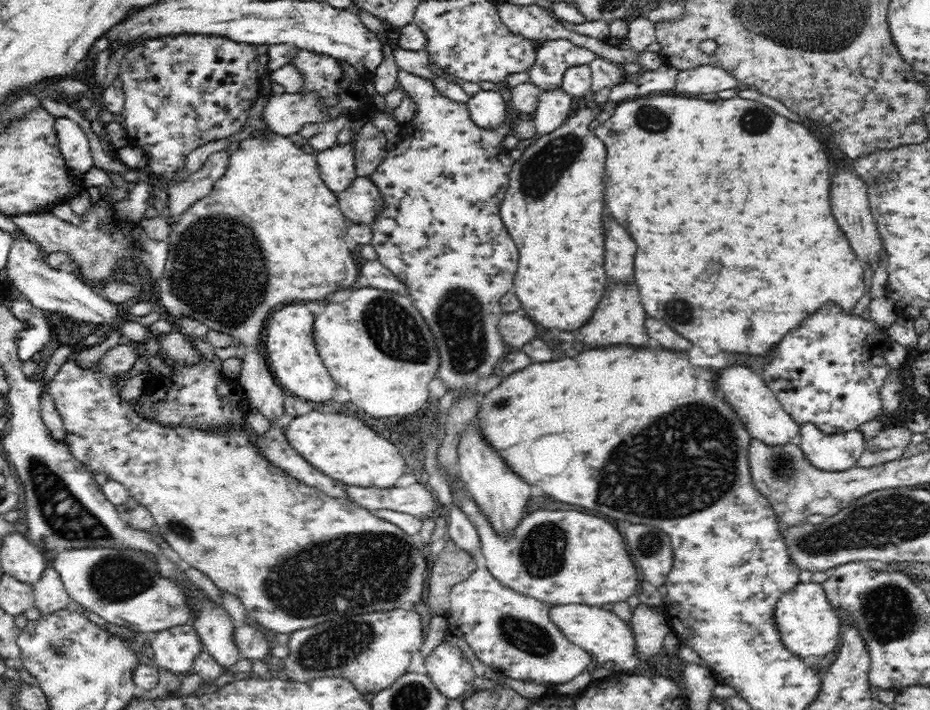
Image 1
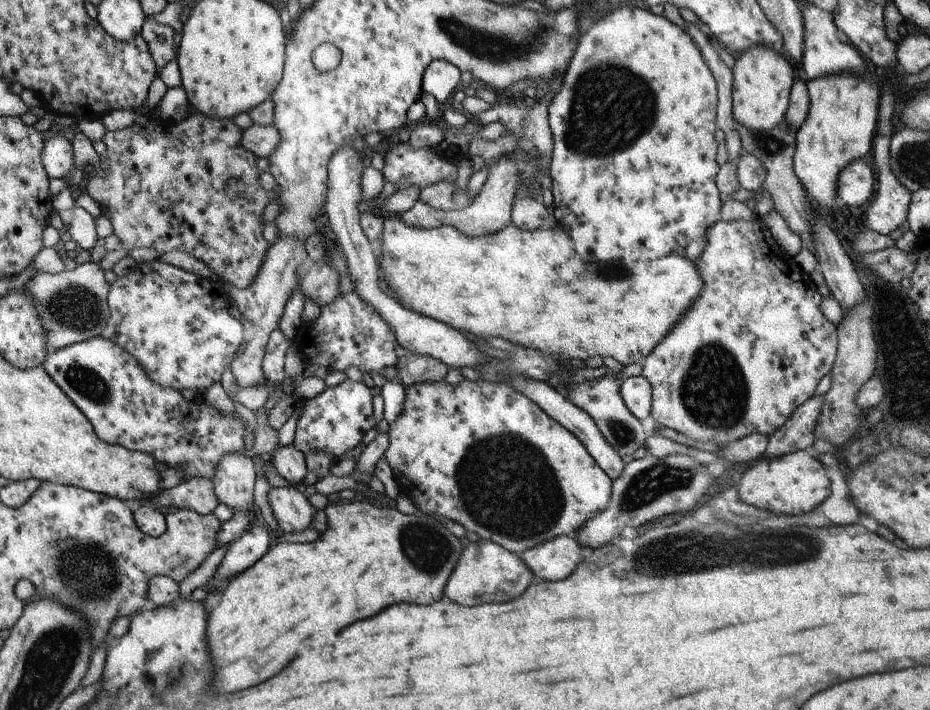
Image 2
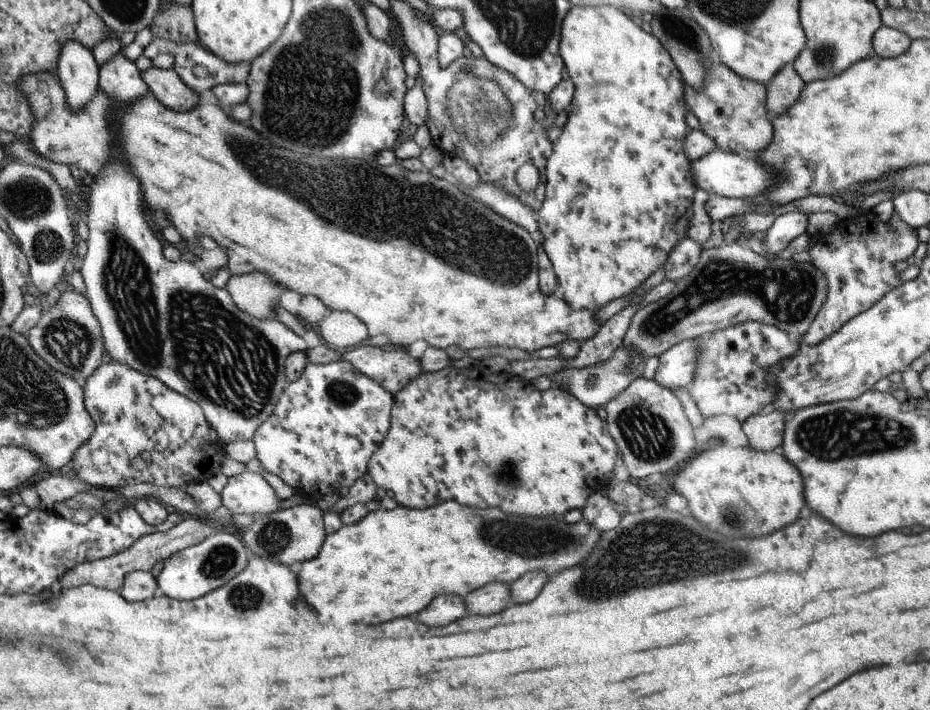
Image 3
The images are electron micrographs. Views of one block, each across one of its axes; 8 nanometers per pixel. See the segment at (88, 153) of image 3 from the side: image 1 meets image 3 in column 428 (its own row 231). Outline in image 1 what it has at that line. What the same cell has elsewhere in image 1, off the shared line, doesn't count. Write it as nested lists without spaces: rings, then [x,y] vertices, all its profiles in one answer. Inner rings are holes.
[[[281,135],[270,136],[266,140],[246,138],[231,148],[226,173],[214,183],[208,196],[188,207],[171,230],[167,239],[165,269],[158,280],[158,308],[175,318],[182,315],[192,317],[212,330],[234,337],[245,352],[238,382],[243,386],[251,408],[260,411],[273,426],[278,425],[284,430],[288,420],[284,413],[284,392],[258,348],[262,322],[278,304],[284,306],[298,300],[324,300],[330,292],[352,286],[360,274],[360,265],[354,262],[346,244],[340,242],[340,238],[344,238],[346,220],[340,212],[336,193],[326,186],[320,176],[316,154],[302,151],[289,137]]]

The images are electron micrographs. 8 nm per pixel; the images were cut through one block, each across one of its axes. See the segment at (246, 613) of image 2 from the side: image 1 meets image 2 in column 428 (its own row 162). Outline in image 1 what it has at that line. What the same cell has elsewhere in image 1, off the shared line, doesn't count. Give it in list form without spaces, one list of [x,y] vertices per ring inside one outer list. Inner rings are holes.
[[[584,108],[574,118],[566,120],[560,129],[541,134],[538,140],[528,141],[520,160],[512,166],[508,188],[500,207],[502,222],[520,252],[512,291],[520,299],[521,312],[548,330],[582,328],[592,318],[606,288],[602,228],[606,146],[590,130],[595,118],[590,108]]]

